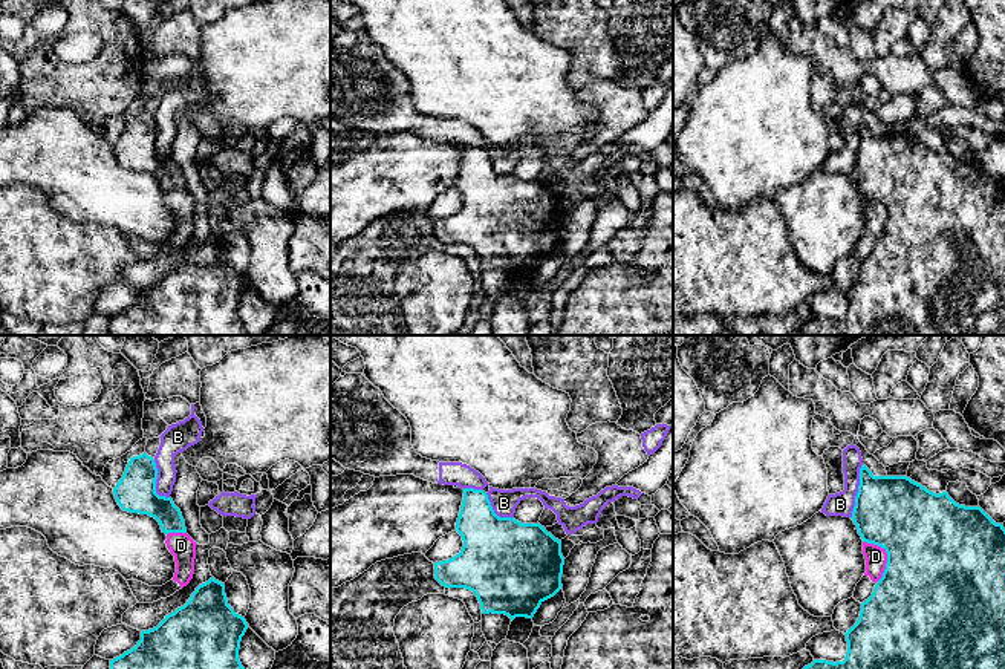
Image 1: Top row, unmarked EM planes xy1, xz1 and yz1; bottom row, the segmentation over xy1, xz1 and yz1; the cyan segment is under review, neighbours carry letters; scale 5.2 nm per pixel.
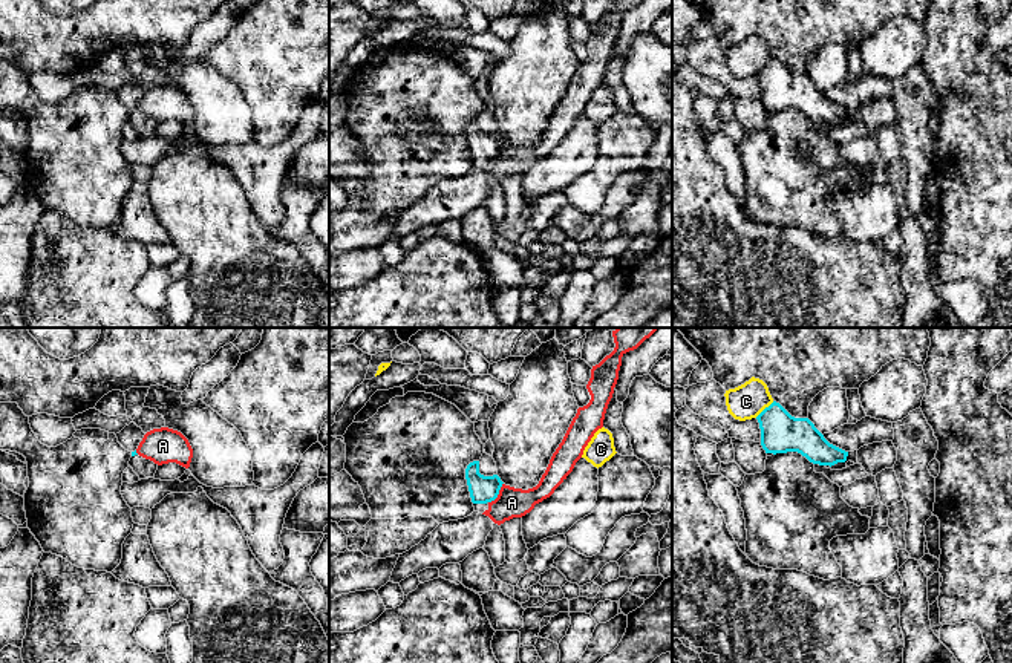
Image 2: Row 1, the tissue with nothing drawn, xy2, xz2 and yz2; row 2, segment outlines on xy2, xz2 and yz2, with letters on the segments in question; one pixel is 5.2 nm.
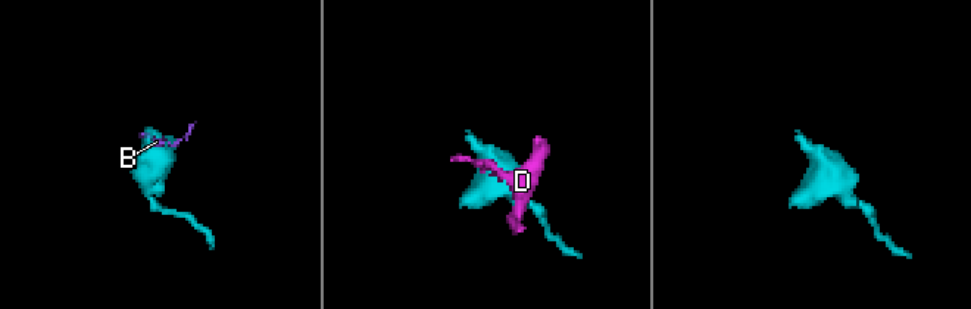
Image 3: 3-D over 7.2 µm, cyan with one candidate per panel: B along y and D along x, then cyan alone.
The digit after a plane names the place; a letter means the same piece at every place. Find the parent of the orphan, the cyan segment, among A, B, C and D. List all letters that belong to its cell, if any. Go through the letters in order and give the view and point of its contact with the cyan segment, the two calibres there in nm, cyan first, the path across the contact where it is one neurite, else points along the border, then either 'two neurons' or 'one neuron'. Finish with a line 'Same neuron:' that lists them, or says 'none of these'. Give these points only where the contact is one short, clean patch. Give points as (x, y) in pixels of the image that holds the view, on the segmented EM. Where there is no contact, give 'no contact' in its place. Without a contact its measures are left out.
A: meets cyan in xz2 at (498, 493); 140 nm thick on the cyan side, 160 nm on the other; border along xz2 (502, 483), (498, 495), (489, 502); two neurons
B: meets cyan in yz1 at (858, 492); 380 nm thick on the cyan side, 130 nm on the other; two neurons
C: meets cyan in yz2 at (766, 408); 200 nm thick on the cyan side, 190 nm on the other; two neurons
D: meets cyan in yz1 at (887, 556); 500 nm thick on the cyan side, 120 nm on the other; two neurons
Same neuron: none of these

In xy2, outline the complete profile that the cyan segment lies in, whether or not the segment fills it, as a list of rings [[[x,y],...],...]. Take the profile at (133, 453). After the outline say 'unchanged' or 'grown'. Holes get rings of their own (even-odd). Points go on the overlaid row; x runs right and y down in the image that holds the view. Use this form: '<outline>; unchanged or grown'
[[[132,452],[132,458],[129,461],[129,465],[133,469],[133,472],[139,476],[139,479],[149,479],[153,478],[156,470],[158,470],[158,464],[155,464],[150,459],[145,459],[142,456],[139,456],[135,452]]]; grown

